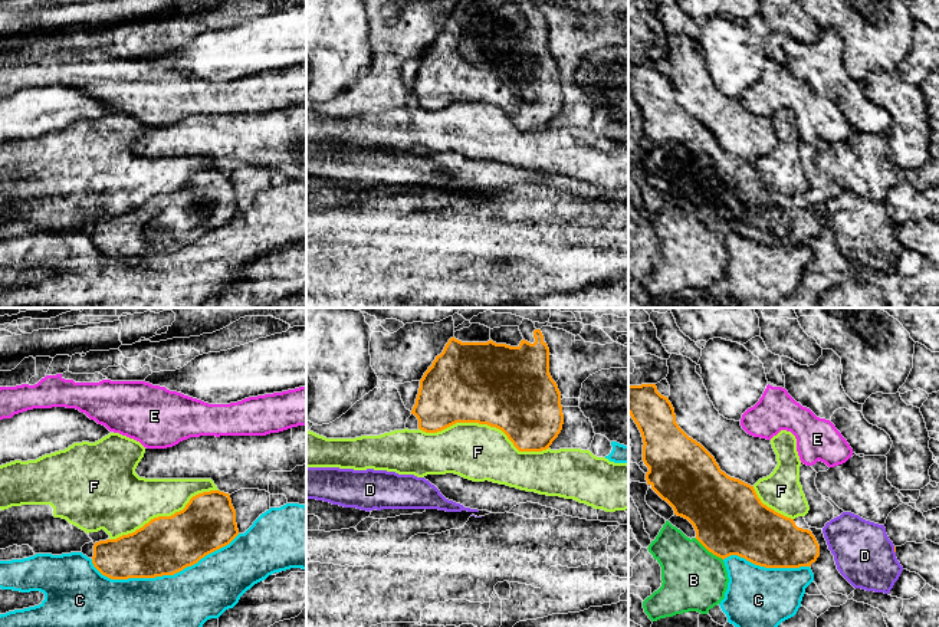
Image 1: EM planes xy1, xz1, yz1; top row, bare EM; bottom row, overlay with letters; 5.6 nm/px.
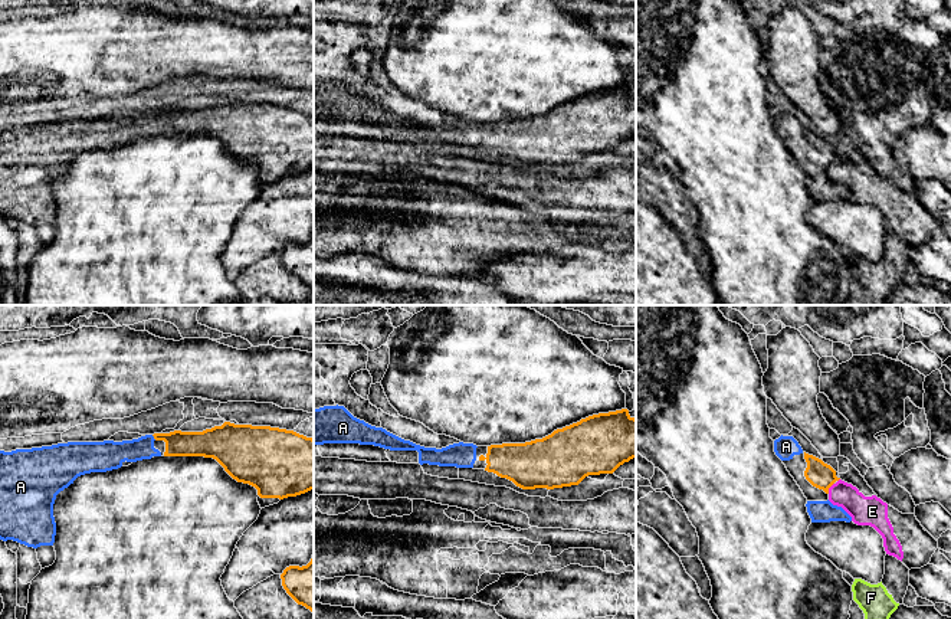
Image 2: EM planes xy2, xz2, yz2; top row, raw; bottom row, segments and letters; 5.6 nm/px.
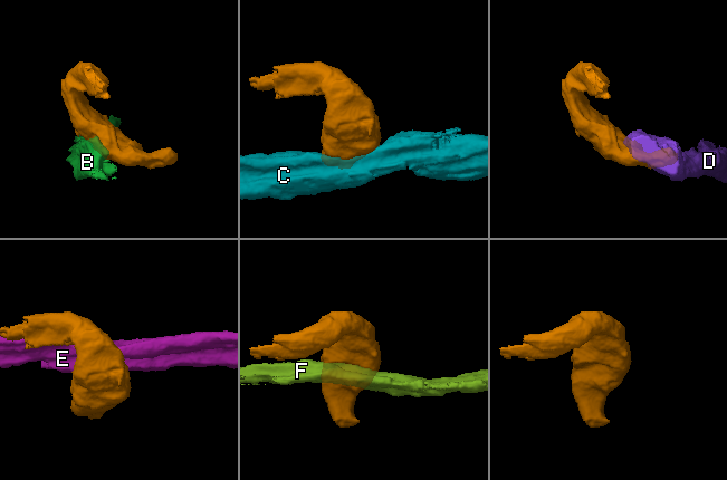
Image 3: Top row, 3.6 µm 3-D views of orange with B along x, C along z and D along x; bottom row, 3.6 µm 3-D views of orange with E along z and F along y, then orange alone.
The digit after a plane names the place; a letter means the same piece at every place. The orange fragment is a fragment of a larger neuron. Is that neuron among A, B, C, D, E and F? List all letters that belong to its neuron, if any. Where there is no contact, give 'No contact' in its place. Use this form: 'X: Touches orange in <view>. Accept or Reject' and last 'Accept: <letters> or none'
A: Touches orange in xy2. Accept
B: Touches orange in yz1. Reject
C: Touches orange in xy1. Reject
D: Touches orange in yz1. Reject
E: Touches orange in yz2. Reject
F: Touches orange in xz1. Reject
Accept: A

